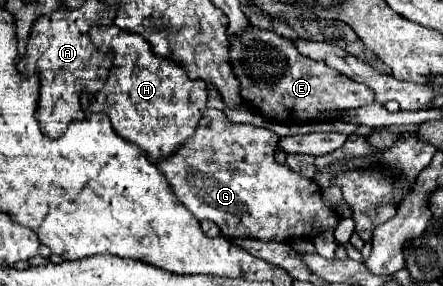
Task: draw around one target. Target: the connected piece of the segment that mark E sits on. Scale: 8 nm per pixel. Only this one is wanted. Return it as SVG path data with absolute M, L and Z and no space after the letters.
M248 25L240 33L228 33L230 39L230 65L232 73L240 81L240 97L242 103L252 107L258 115L262 115L268 121L276 123L314 123L324 113L330 111L344 111L344 109L360 109L364 105L374 103L374 91L358 83L346 75L340 75L336 69L328 67L324 61L314 61L306 55L302 55L296 49L296 43L292 39L280 37L274 29L258 29L254 25Z

